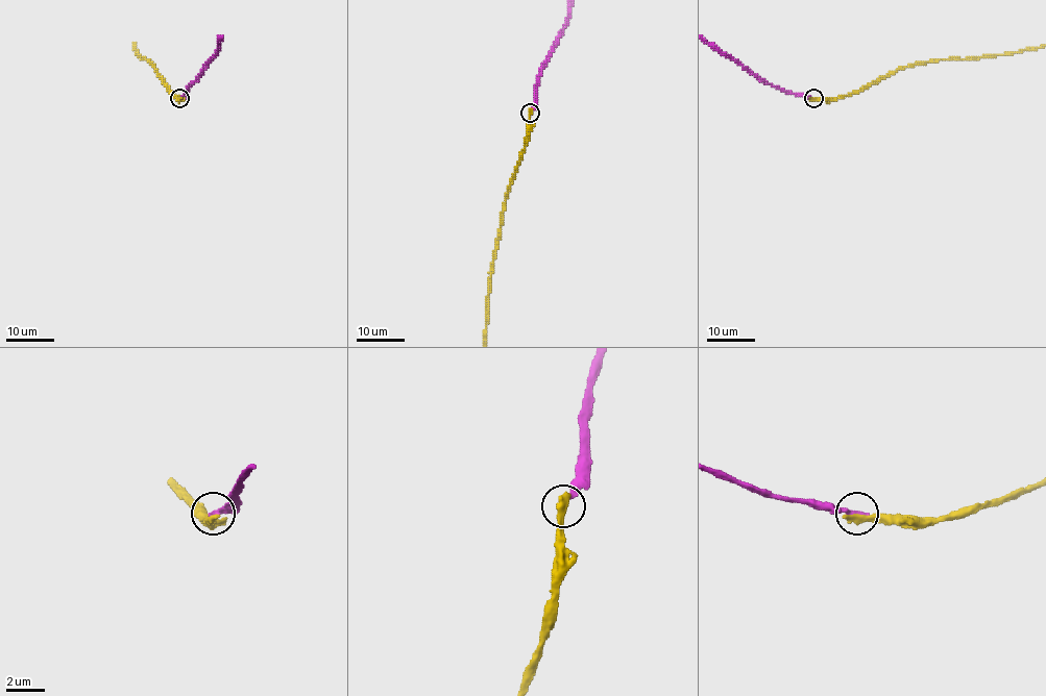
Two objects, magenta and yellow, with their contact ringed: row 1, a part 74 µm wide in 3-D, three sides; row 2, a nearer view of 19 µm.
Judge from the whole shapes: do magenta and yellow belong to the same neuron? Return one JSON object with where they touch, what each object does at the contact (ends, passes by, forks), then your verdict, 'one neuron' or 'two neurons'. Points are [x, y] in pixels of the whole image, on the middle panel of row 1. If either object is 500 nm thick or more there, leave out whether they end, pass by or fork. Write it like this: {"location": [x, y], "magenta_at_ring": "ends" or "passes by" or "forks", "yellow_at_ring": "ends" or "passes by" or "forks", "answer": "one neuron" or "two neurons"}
{"location": [530, 113], "magenta_at_ring": "ends", "yellow_at_ring": "ends", "answer": "two neurons"}

